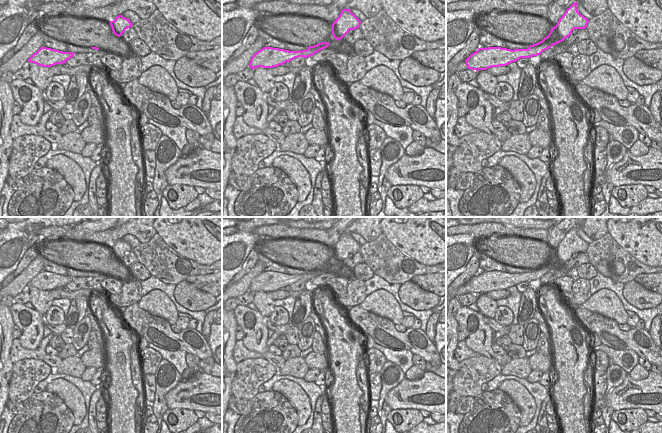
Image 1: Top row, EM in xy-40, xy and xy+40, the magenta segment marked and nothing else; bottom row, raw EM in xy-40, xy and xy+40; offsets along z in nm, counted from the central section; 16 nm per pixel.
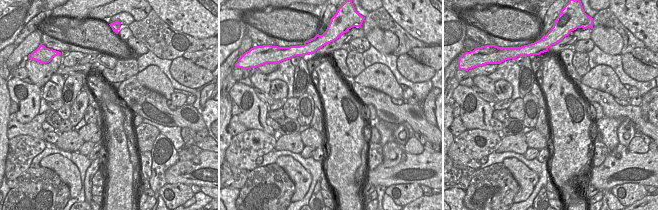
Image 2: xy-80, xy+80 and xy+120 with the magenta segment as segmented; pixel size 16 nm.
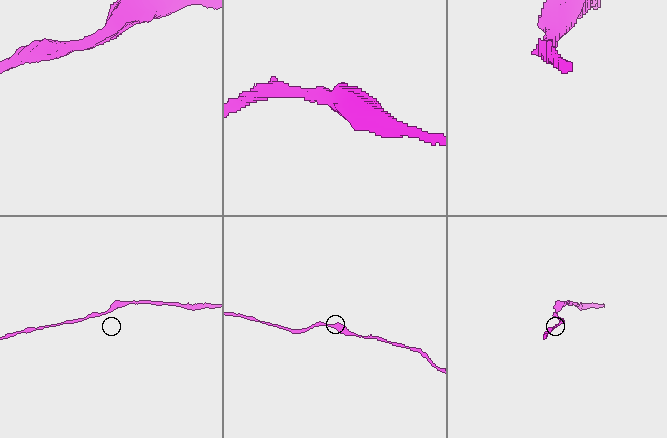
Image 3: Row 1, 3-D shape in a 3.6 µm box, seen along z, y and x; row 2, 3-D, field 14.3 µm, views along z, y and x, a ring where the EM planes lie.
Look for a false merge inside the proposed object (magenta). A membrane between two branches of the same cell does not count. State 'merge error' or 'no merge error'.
no merge error

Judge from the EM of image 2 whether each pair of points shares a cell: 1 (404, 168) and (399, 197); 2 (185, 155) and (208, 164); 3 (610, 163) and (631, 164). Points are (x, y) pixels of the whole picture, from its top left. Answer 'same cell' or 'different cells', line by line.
1: different cells
2: different cells
3: same cell

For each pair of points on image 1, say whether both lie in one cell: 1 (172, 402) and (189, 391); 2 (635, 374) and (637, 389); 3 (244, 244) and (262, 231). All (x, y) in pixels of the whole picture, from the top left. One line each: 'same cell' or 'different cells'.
1: same cell
2: different cells
3: different cells

